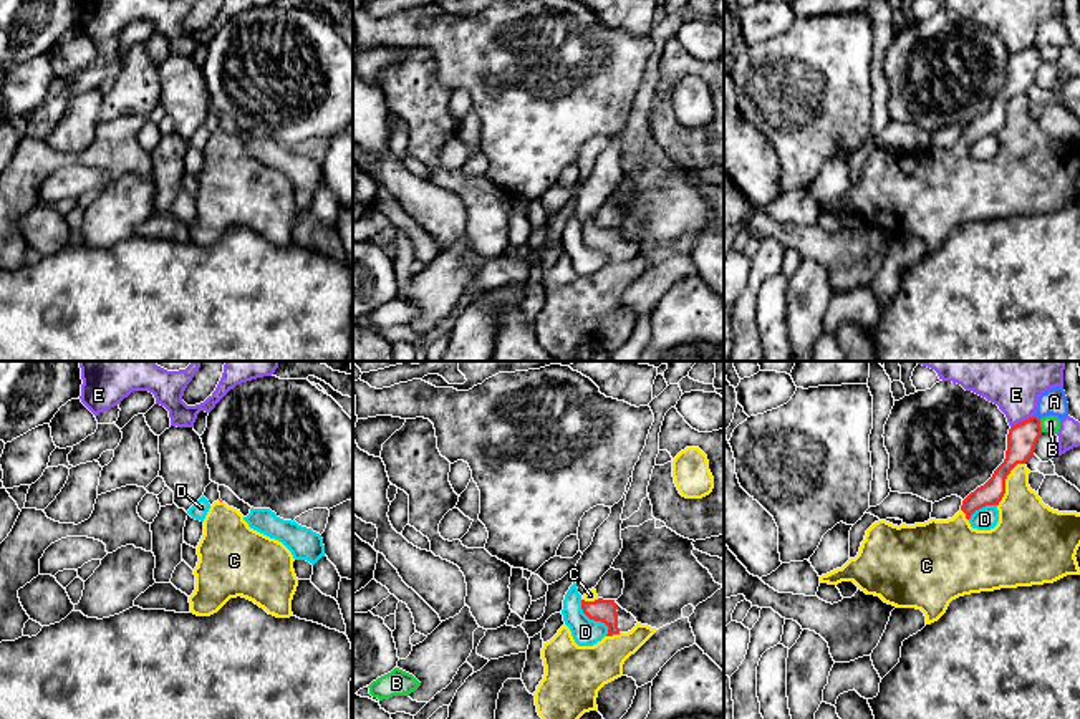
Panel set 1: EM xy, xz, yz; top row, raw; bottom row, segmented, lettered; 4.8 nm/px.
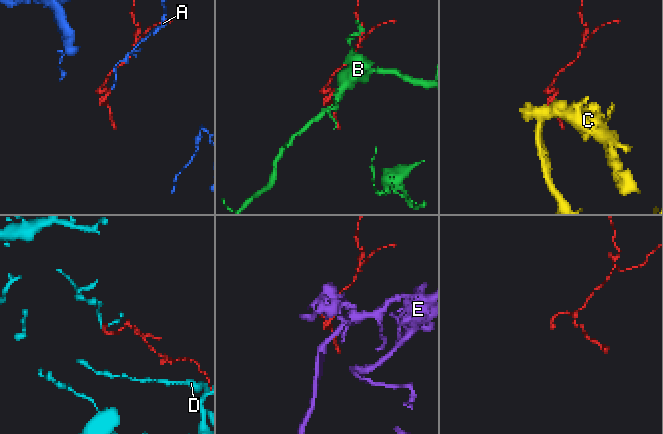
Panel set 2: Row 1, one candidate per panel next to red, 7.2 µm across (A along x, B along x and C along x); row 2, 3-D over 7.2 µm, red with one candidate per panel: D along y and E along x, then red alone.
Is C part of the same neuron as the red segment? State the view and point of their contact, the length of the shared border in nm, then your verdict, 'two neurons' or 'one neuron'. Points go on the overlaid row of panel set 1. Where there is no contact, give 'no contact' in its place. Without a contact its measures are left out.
meets red in yz at (1004, 482); contact 260 nm long; one neuron

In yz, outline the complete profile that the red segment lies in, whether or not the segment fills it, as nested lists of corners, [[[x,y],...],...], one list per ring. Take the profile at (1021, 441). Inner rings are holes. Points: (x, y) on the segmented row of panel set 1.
[[[1037,416],[1012,426],[1004,462],[984,485],[962,500],[952,519],[899,527],[878,520],[866,530],[858,555],[841,568],[822,575],[820,583],[853,581],[858,590],[880,596],[888,605],[921,610],[926,625],[931,625],[959,596],[1053,583],[1067,575],[1080,575],[1075,558],[1080,547],[1080,514],[1050,509],[1029,485],[1030,470],[1025,462],[1034,456],[1040,434]],[[986,505],[997,507],[997,525],[991,530],[972,528],[971,515]]]

